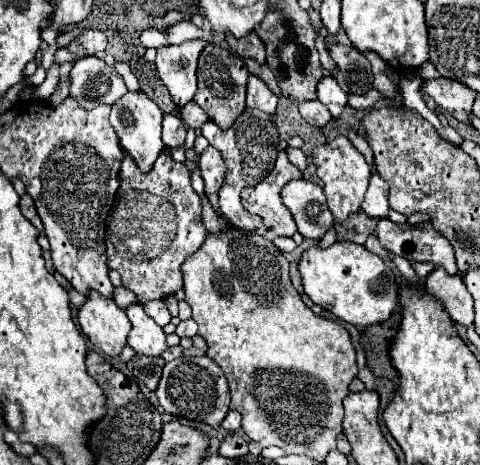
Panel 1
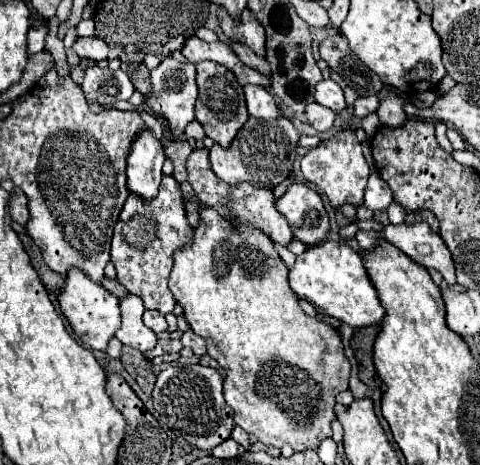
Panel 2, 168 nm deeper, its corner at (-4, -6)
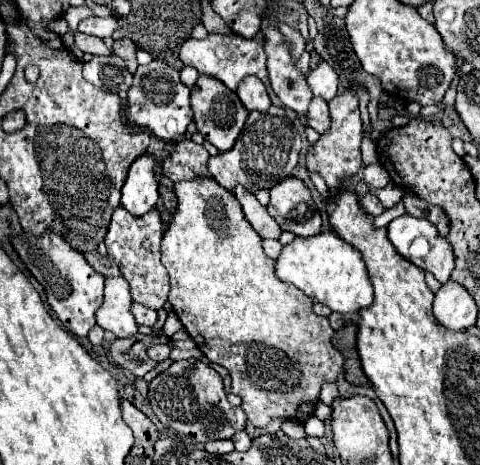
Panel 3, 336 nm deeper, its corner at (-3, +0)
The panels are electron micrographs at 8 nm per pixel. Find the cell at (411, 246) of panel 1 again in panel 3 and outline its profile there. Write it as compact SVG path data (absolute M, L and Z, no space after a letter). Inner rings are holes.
M403 214L403 216L395 218L395 220L387 226L387 230L389 230L389 240L393 242L395 250L397 250L403 258L407 258L407 260L411 260L415 266L419 266L419 268L435 274L435 278L437 278L441 284L449 282L451 272L453 272L453 260L455 260L453 248L451 248L451 244L447 242L447 238L439 236L437 228L433 228L433 224L431 224L429 220L425 220L425 218L413 218L413 216L409 216L409 214Z

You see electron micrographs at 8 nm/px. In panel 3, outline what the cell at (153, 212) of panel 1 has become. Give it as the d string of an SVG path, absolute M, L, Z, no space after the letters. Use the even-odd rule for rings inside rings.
M119 206L113 212L107 236L105 236L105 246L109 256L117 262L121 276L129 282L131 286L131 296L133 302L139 302L147 308L161 310L163 304L167 302L169 296L169 274L165 272L165 266L161 264L161 238L163 238L163 220L161 212L153 208L145 216L133 216L129 214L123 206Z

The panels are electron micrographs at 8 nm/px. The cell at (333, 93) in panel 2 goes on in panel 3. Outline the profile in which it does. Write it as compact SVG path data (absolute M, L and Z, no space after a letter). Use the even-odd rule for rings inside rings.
M321 62L317 68L313 68L309 74L307 74L307 82L313 90L313 96L319 96L323 100L333 100L335 94L337 94L337 86L339 86L339 78L335 74L335 70L327 64L327 62Z

